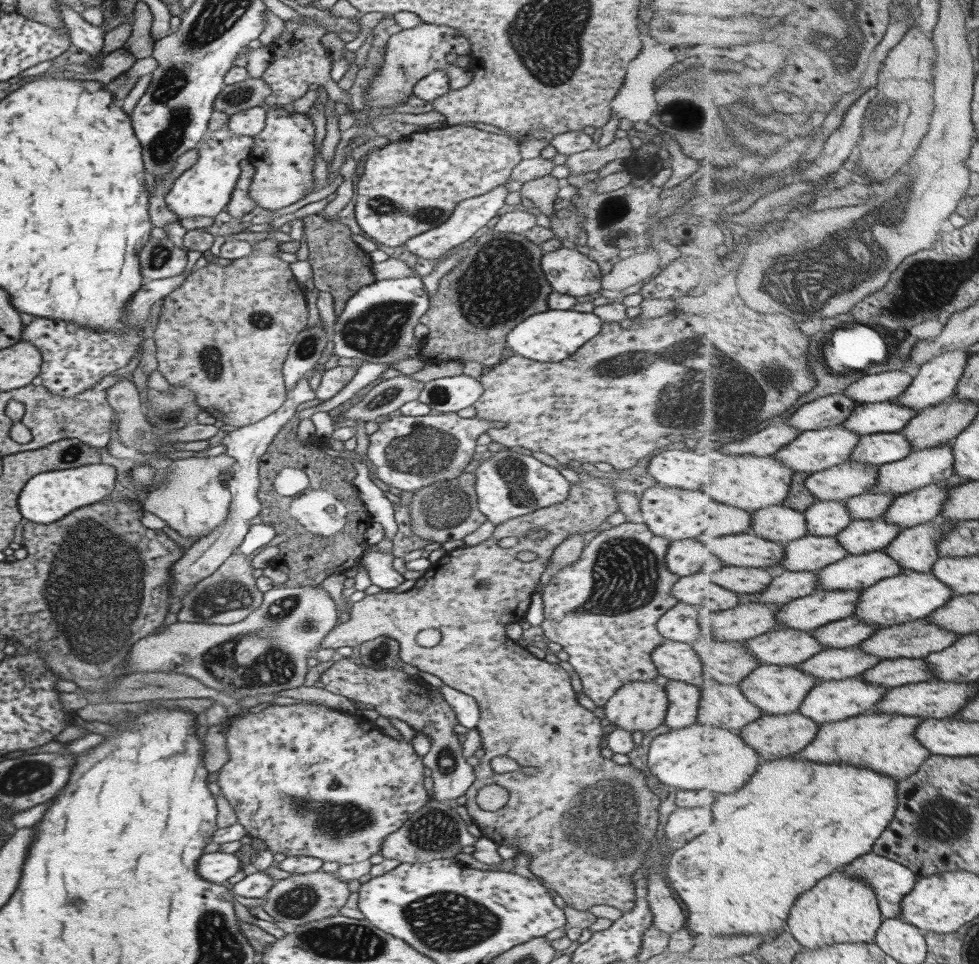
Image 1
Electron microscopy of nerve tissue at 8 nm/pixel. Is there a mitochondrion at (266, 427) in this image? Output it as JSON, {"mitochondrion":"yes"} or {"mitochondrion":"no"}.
{"mitochondrion":"no"}

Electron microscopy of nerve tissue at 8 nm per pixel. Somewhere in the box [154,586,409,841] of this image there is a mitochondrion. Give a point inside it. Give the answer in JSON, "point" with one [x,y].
{"point":[273,667]}

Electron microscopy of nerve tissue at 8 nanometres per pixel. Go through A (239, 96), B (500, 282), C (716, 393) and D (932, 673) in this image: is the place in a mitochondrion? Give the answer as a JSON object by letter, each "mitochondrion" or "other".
{"A":"mitochondrion","B":"mitochondrion","C":"mitochondrion","D":"other"}

